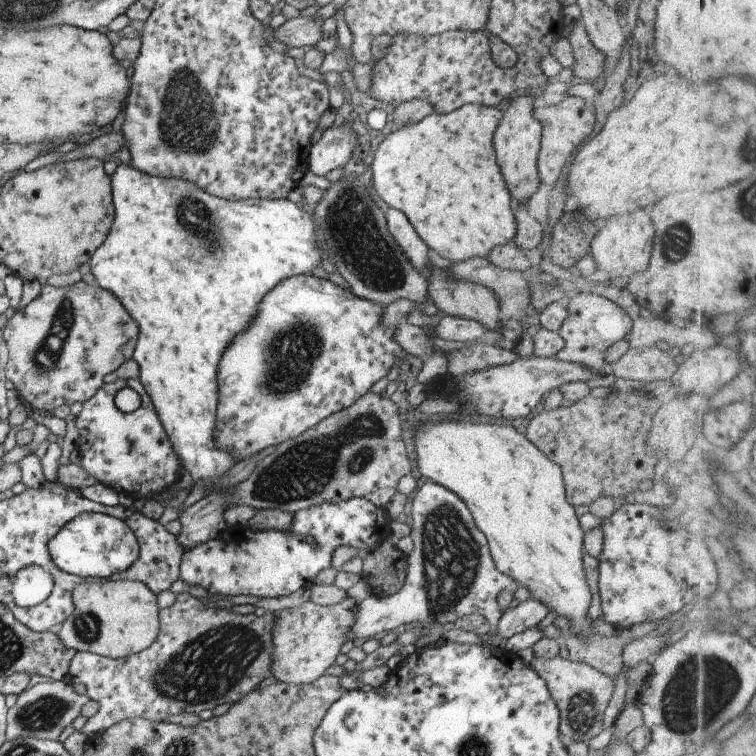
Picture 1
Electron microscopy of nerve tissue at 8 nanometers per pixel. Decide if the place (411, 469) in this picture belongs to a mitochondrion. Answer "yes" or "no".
no

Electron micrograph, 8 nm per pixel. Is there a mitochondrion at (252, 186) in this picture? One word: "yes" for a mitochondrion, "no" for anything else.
no

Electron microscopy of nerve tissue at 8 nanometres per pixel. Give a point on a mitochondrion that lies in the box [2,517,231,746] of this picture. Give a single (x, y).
(44, 712)

